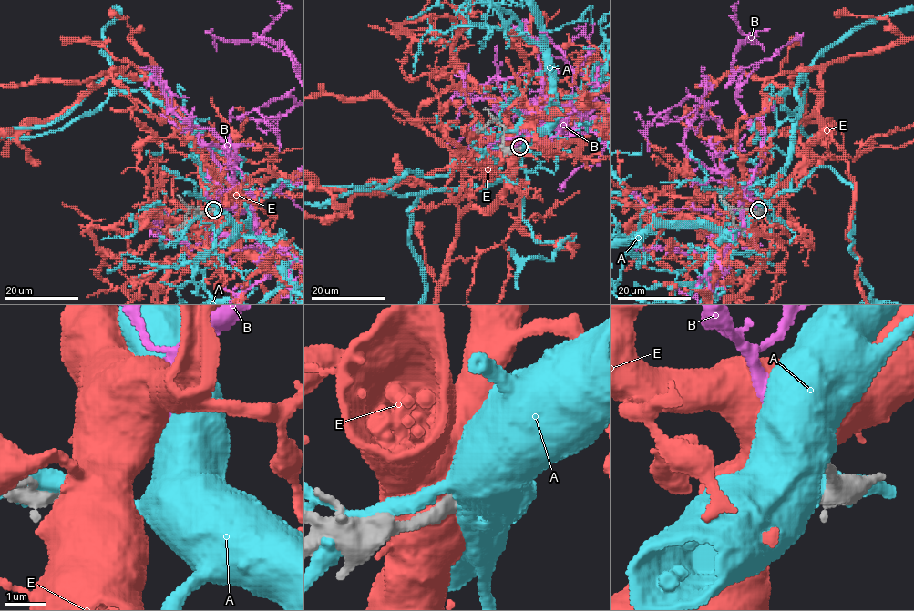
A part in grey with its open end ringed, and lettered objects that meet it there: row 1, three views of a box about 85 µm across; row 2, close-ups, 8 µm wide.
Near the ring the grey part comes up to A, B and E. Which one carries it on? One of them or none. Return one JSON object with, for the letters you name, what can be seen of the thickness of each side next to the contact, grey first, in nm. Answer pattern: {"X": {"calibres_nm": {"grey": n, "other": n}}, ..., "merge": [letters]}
{"B": {"calibres_nm": {"grey": 300, "other": 220}}, "merge": ["B"]}

